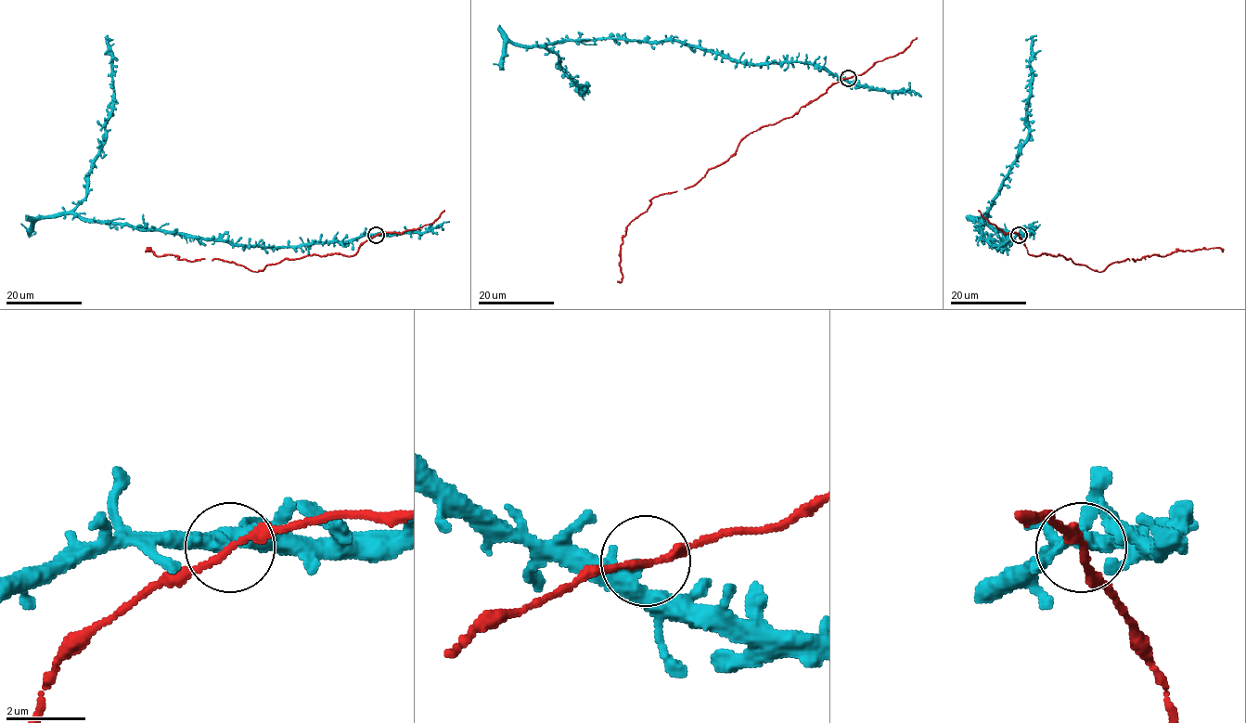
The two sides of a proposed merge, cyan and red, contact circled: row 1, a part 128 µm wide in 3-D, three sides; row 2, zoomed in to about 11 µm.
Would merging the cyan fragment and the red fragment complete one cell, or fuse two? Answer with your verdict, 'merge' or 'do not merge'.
do not merge

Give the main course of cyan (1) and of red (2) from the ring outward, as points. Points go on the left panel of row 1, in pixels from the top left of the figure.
1: (376, 235), (263, 247), (84, 222), (74, 210), (85, 196), (86, 177), (105, 139), (114, 95), (110, 40)
2: (376, 235), (355, 254), (307, 254), (257, 272), (232, 262), (157, 255), (149, 247), (145, 251)

